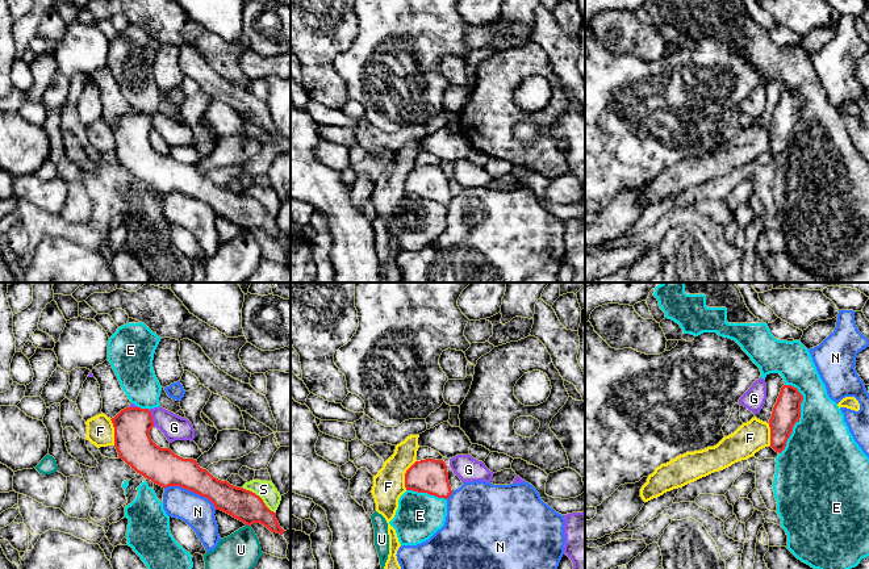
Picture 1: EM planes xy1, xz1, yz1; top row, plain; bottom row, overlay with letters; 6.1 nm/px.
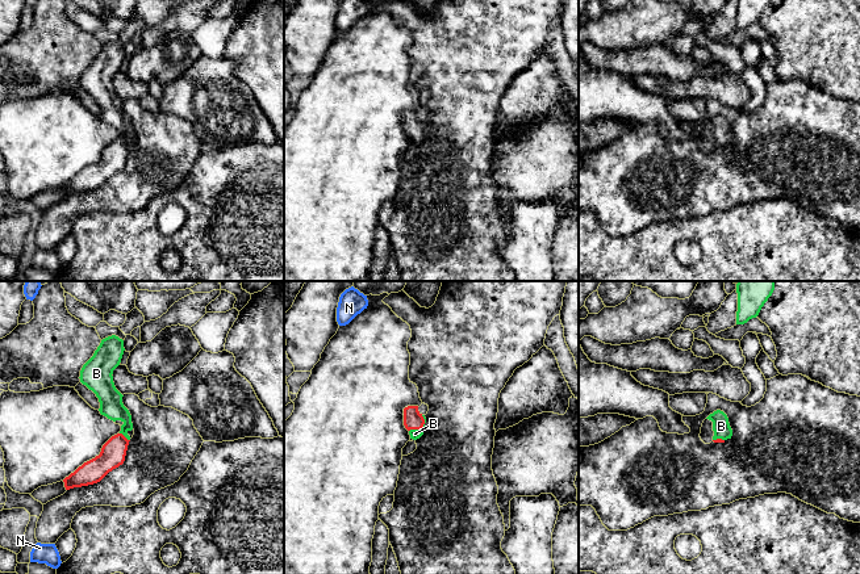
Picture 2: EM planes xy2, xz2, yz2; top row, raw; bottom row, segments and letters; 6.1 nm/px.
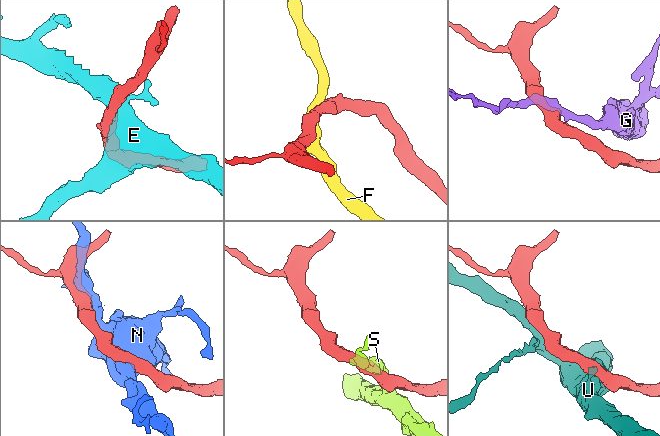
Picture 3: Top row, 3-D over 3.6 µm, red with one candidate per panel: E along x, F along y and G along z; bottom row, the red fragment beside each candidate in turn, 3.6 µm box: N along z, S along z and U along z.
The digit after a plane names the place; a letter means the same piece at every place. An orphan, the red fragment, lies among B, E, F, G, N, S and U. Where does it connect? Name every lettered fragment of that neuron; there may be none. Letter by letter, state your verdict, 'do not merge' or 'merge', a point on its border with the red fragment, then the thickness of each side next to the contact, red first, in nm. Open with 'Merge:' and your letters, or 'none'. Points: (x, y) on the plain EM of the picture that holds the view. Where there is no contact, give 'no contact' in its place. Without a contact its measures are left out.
Merge: B
B: merge; contact xz2 (421, 133); calibres 110 and 60 nm
E: do not merge; contact yz1 (799, 122); calibres 170 and 420 nm
F: do not merge; contact xz1 (405, 180); calibres 220 and 190 nm
G: do not merge; contact xy1 (151, 124); calibres 220 and 150 nm
N: do not merge; contact xy1 (191, 196); calibres 220 and 200 nm
S: do not merge; contact xy1 (259, 203); calibres 190 and 110 nm
U: do not merge; contact xy1 (247, 230); calibres 190 and 260 nm

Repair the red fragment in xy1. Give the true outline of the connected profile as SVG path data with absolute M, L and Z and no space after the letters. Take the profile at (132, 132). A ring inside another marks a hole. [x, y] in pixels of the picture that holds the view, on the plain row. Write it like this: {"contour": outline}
{"contour": "M126 113L110 125L118 163L154 189L180 192L208 204L216 213L247 231L260 229L271 238L283 240L276 218L263 205L243 193L213 183L193 164L183 164L170 154L160 154L150 143L154 133L149 114Z"}

